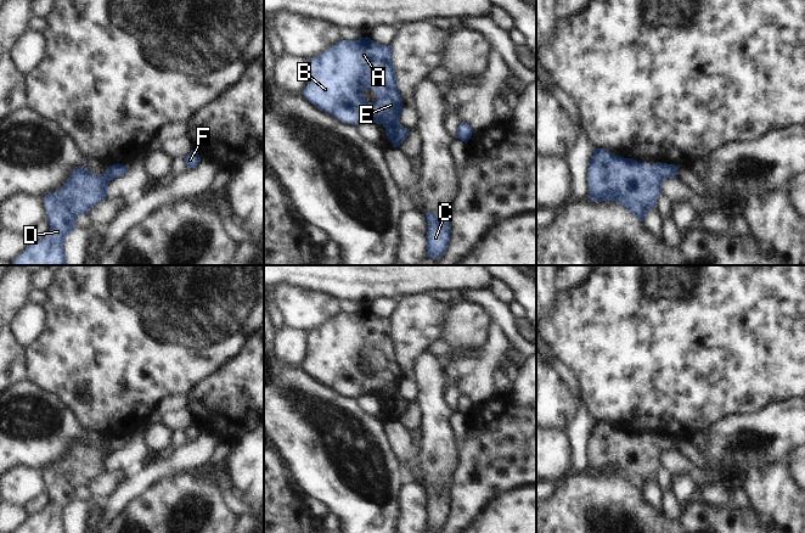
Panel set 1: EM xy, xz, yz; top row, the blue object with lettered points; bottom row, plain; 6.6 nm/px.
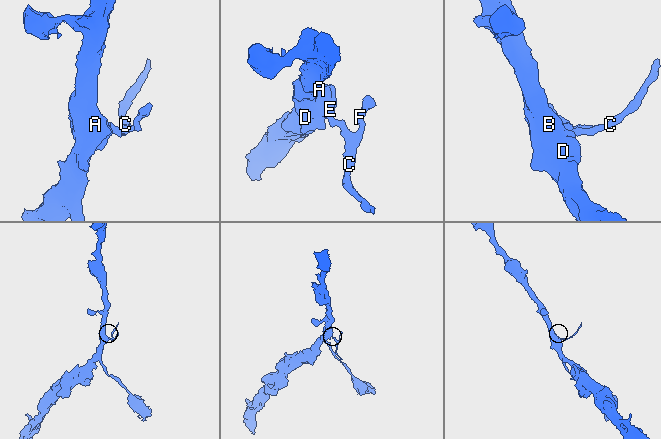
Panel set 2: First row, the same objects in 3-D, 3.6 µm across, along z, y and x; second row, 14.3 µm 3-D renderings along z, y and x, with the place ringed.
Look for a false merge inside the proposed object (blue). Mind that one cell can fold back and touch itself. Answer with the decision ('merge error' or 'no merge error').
no merge error

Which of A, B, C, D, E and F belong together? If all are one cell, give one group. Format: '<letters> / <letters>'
A B C D E F

